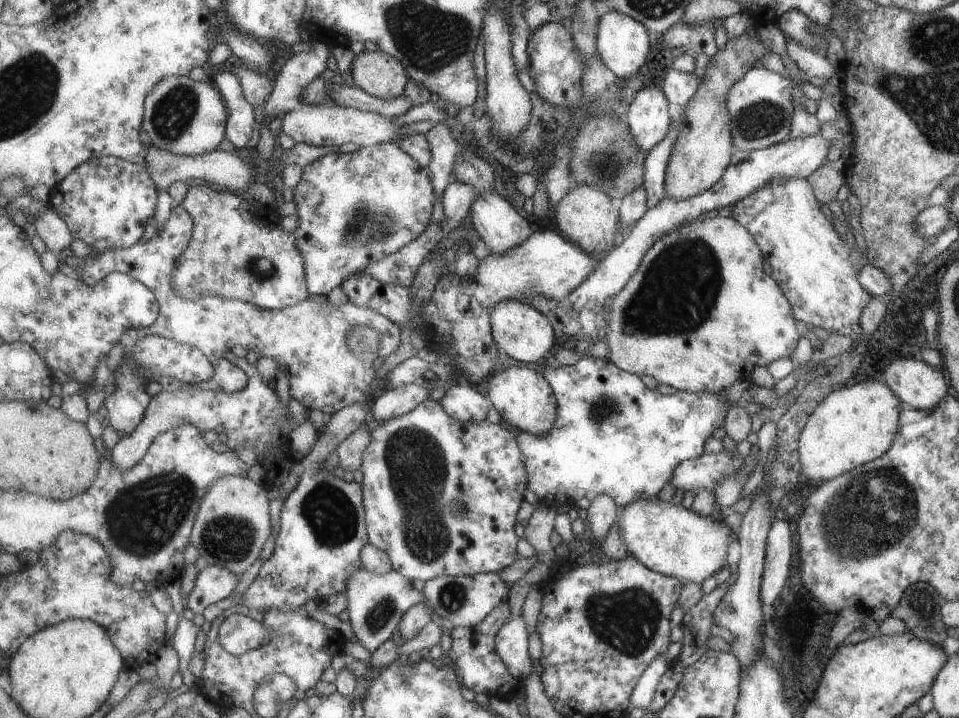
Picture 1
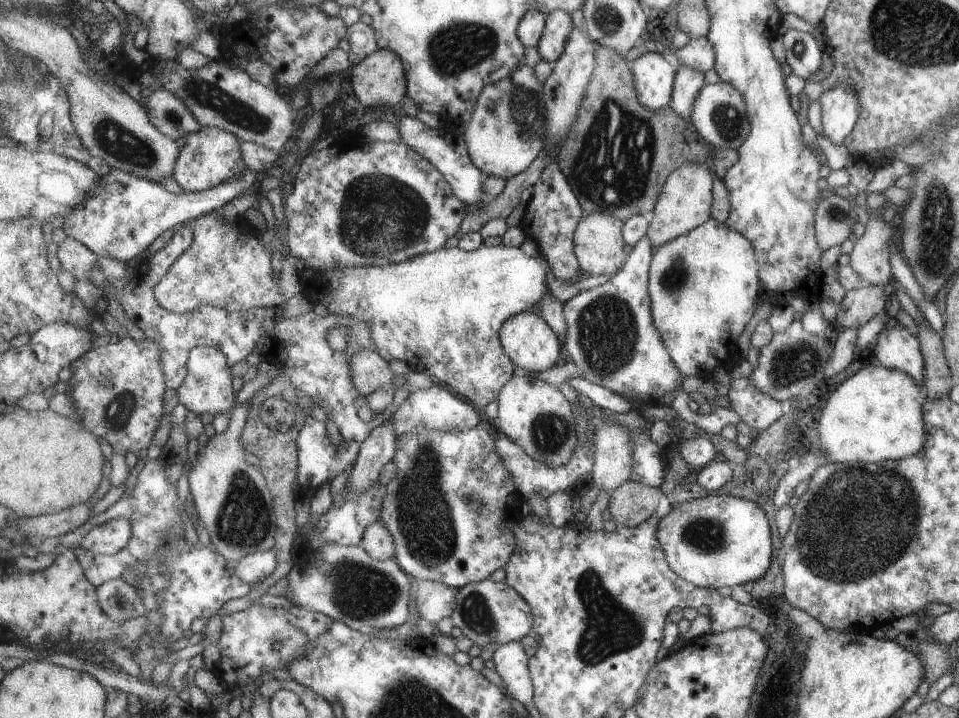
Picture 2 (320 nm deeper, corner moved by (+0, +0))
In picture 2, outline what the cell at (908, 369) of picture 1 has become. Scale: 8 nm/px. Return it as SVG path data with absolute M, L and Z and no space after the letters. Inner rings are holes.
M901 324L889 329L884 326L876 336L873 352L879 364L888 369L903 371L922 384L924 360L921 360L919 354L918 338L911 336Z

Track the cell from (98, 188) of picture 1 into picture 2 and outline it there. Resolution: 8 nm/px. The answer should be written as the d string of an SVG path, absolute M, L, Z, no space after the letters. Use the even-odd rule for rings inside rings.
M247 168L241 177L231 178L207 191L175 195L154 181L112 169L101 178L101 189L97 190L97 194L87 198L85 205L63 219L62 230L71 238L85 243L97 256L125 262L143 252L151 242L176 224L185 225L191 219L220 211L233 198L246 194L260 178L255 170Z

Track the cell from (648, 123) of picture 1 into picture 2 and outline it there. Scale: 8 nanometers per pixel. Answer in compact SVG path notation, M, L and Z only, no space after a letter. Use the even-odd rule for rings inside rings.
M649 52L633 61L637 98L649 110L667 108L672 102L677 67L671 66L661 54Z

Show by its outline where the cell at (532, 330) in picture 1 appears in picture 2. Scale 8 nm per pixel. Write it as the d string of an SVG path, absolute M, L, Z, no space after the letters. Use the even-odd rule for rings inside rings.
M525 311L505 321L504 328L501 329L500 337L505 347L505 352L512 358L512 361L520 371L543 372L551 366L557 364L561 356L561 343L563 338L555 334L555 330L541 318L540 314Z

